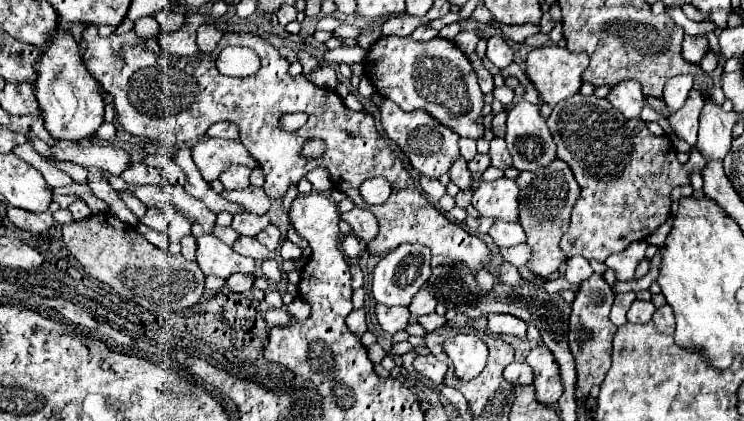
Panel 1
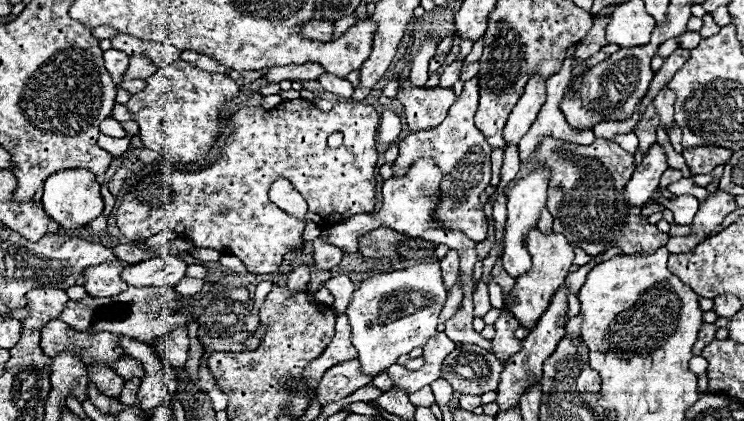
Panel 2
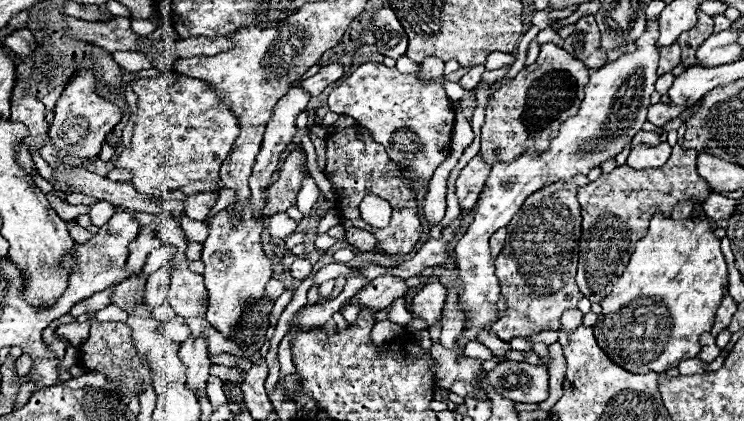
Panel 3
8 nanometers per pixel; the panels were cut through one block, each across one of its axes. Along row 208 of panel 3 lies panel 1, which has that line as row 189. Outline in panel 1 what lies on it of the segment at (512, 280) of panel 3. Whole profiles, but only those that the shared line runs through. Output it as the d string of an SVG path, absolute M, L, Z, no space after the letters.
M554 160L548 166L542 166L534 172L520 172L516 178L516 184L520 188L520 224L526 232L526 244L532 250L532 258L528 260L526 268L536 276L550 276L560 268L562 262L566 262L564 252L560 250L558 242L562 234L570 226L570 214L576 204L576 198L580 196L580 186L572 174L572 170L562 160Z

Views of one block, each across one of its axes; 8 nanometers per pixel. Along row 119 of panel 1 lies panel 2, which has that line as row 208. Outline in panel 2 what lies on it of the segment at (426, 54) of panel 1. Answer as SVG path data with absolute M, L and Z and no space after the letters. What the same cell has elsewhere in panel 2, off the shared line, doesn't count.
M472 78L464 84L462 96L454 102L446 120L440 126L436 126L432 130L422 130L422 132L410 134L398 144L400 154L398 154L392 170L394 170L394 176L404 176L404 172L408 172L408 168L416 160L432 158L442 172L440 206L436 206L436 210L432 214L434 222L448 230L460 230L474 242L484 242L486 232L488 232L488 222L486 222L486 216L480 206L480 194L490 184L490 152L492 152L492 148L484 140L484 134L474 126L476 108L478 108L478 82L476 82L476 78Z

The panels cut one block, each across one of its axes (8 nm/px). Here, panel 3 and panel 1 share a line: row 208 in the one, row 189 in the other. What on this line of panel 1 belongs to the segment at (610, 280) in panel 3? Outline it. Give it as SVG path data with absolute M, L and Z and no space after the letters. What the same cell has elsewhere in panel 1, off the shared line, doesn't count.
M574 94L572 98L554 106L548 118L548 126L556 142L556 156L572 168L582 188L576 210L572 212L570 228L560 240L560 248L564 250L564 254L568 254L568 258L580 254L586 260L594 258L598 262L604 262L610 254L626 250L628 244L646 240L670 216L672 188L688 184L690 172L704 168L704 158L697 149L691 150L688 164L682 166L676 160L670 138L658 138L654 134L650 136L650 130L642 120L626 120L624 114L620 114L620 110L616 110L606 98Z

